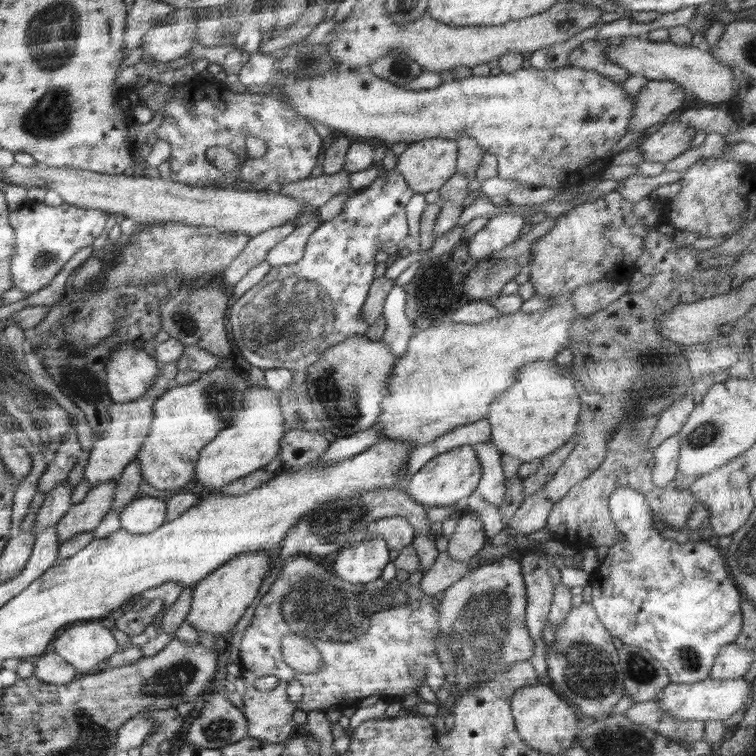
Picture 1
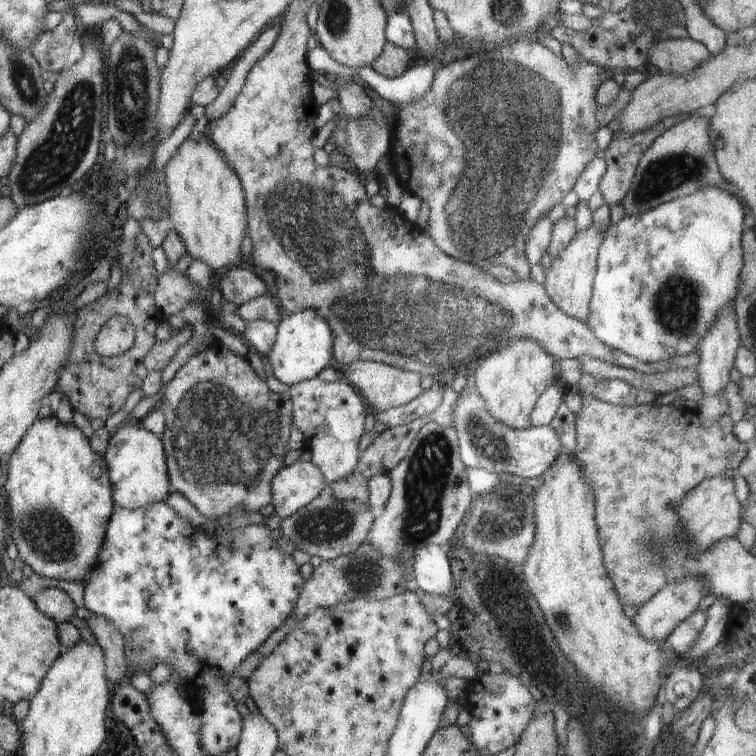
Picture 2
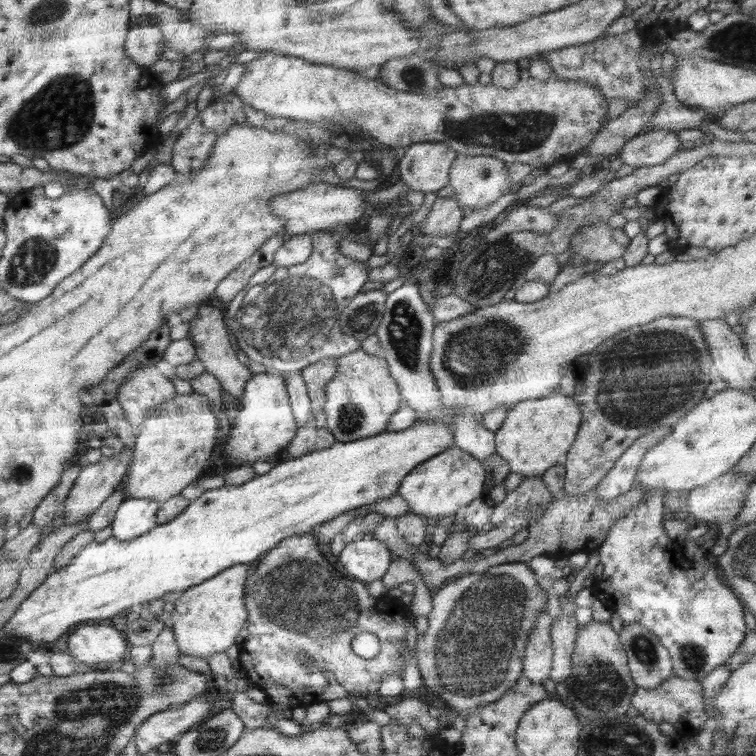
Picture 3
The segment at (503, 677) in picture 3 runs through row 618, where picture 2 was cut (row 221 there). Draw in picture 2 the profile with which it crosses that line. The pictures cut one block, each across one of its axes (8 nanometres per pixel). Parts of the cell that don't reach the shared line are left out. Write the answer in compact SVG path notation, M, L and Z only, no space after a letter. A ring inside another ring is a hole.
M535 38L510 39L502 42L493 50L486 51L486 54L472 52L457 61L452 58L450 63L435 72L429 91L421 99L403 105L391 103L395 126L392 130L388 156L391 158L393 173L396 178L402 180L404 190L416 195L421 202L428 203L430 215L425 234L444 254L467 263L478 264L483 271L489 271L492 264L496 264L514 271L518 279L530 279L530 264L524 252L530 230L540 217L547 215L553 206L562 202L562 199L570 193L586 165L601 152L603 146L598 145L598 141L604 139L605 132L595 115L598 108L596 91L605 80L612 78L614 71L592 64L580 55L577 56L577 60L575 66L568 65L562 56L555 55L550 48L542 45ZM430 140L444 142L448 145L450 156L442 164L432 164L424 156L424 152L422 152L424 144L428 144Z

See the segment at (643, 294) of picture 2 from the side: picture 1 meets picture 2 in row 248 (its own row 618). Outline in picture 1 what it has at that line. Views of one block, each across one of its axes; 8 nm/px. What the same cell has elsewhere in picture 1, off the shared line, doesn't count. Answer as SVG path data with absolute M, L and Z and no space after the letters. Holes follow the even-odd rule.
M632 487L617 488L609 496L609 509L615 527L623 539L611 546L605 559L598 567L600 592L592 592L591 605L597 617L612 638L618 638L623 645L642 647L660 662L671 683L690 684L709 679L710 670L718 654L728 644L736 641L742 630L742 592L732 584L720 548L702 542L678 543L664 539L652 525L656 520L645 496Z

